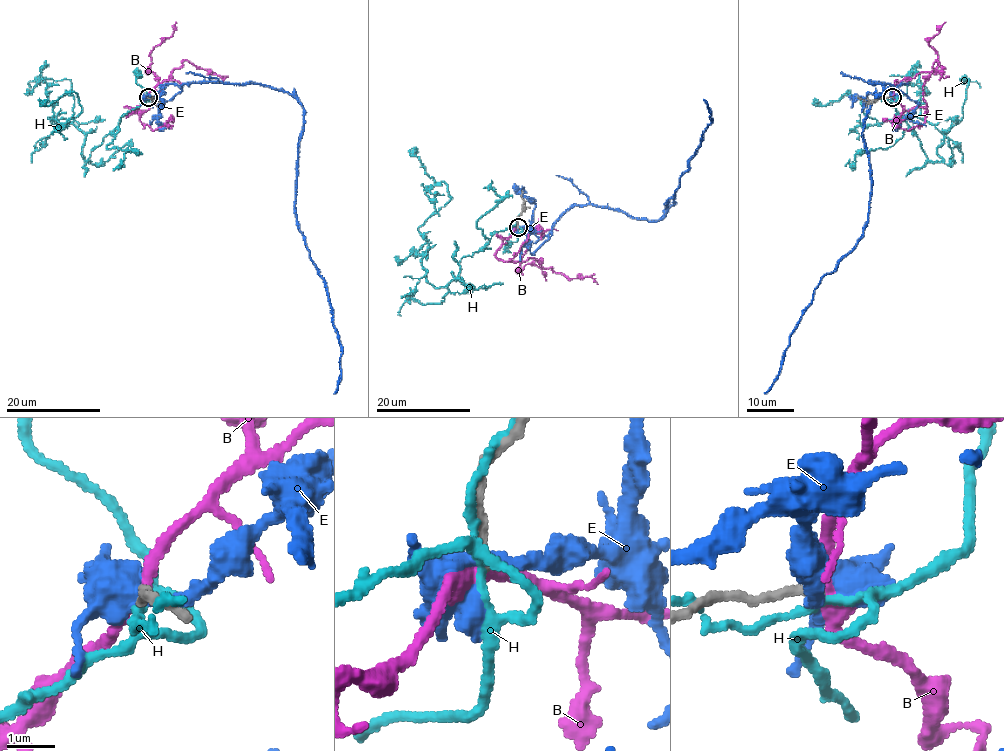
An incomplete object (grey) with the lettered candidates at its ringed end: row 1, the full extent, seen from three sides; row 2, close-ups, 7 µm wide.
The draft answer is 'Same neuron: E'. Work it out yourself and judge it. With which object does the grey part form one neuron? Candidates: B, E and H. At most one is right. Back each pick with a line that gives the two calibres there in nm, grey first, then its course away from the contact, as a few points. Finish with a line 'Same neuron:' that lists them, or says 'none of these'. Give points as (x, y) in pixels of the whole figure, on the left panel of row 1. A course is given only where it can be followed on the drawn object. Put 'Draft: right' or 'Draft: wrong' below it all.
Same neuron: none of these
Draft: wrong

